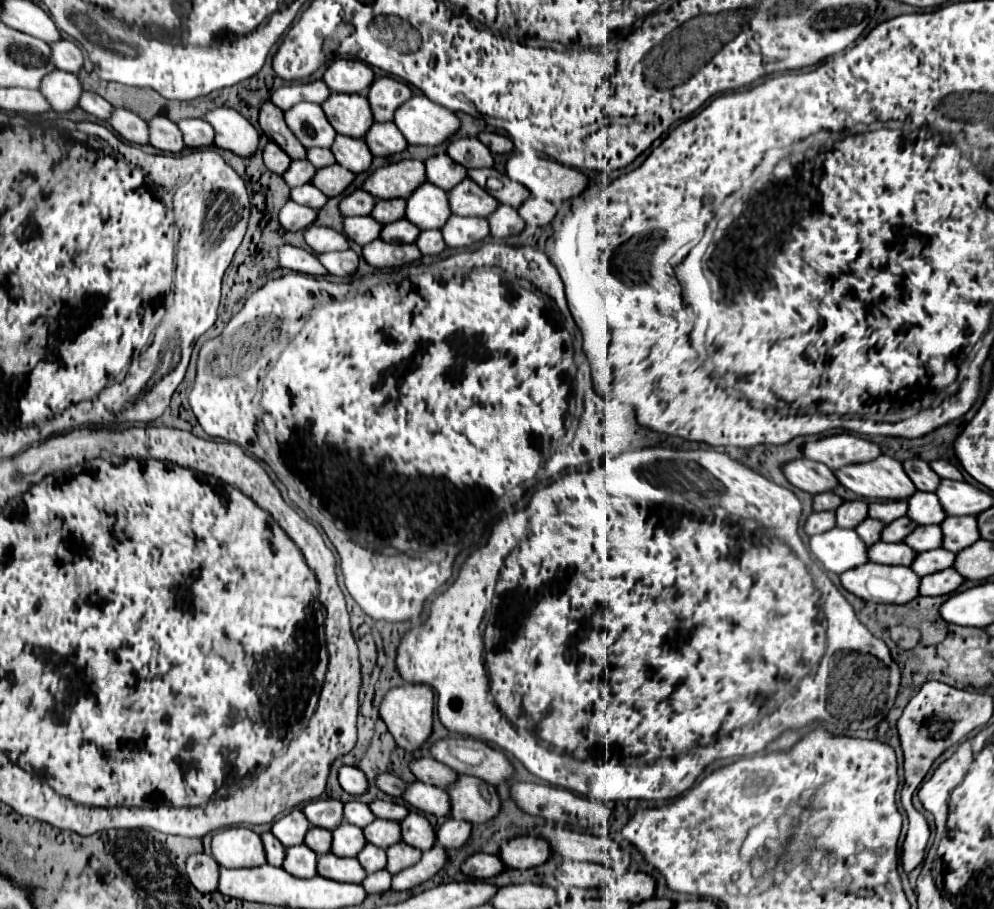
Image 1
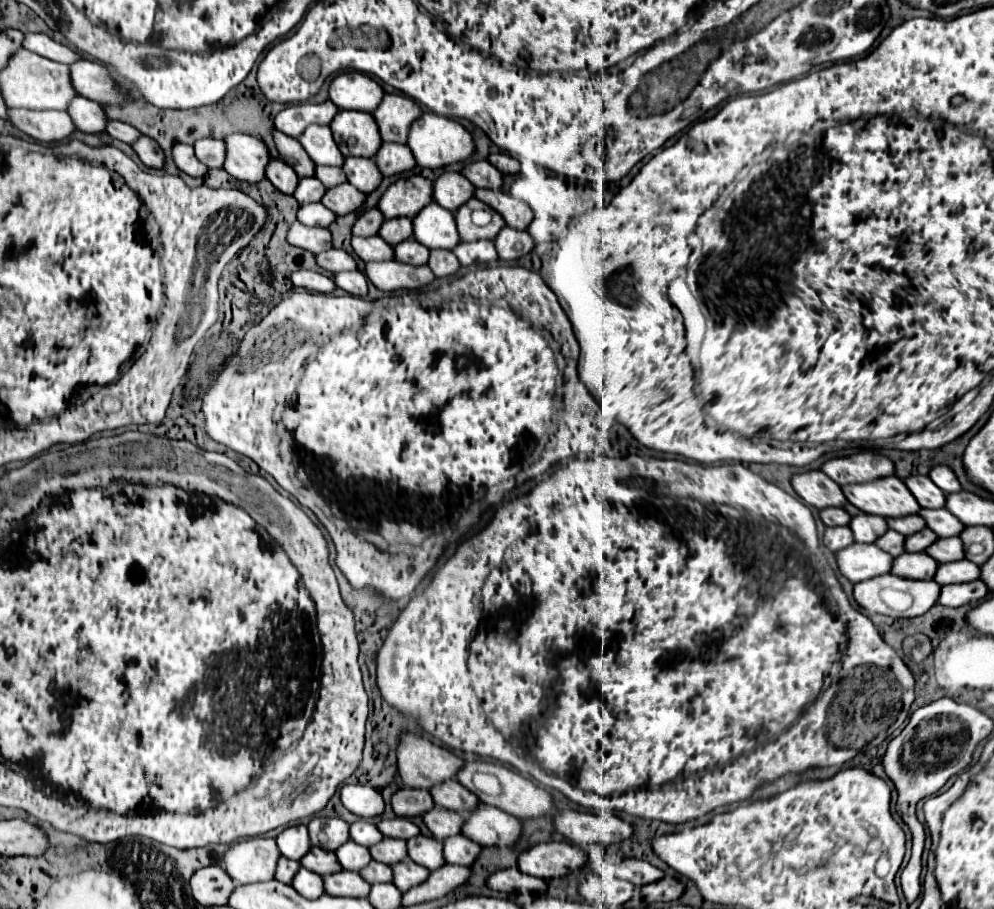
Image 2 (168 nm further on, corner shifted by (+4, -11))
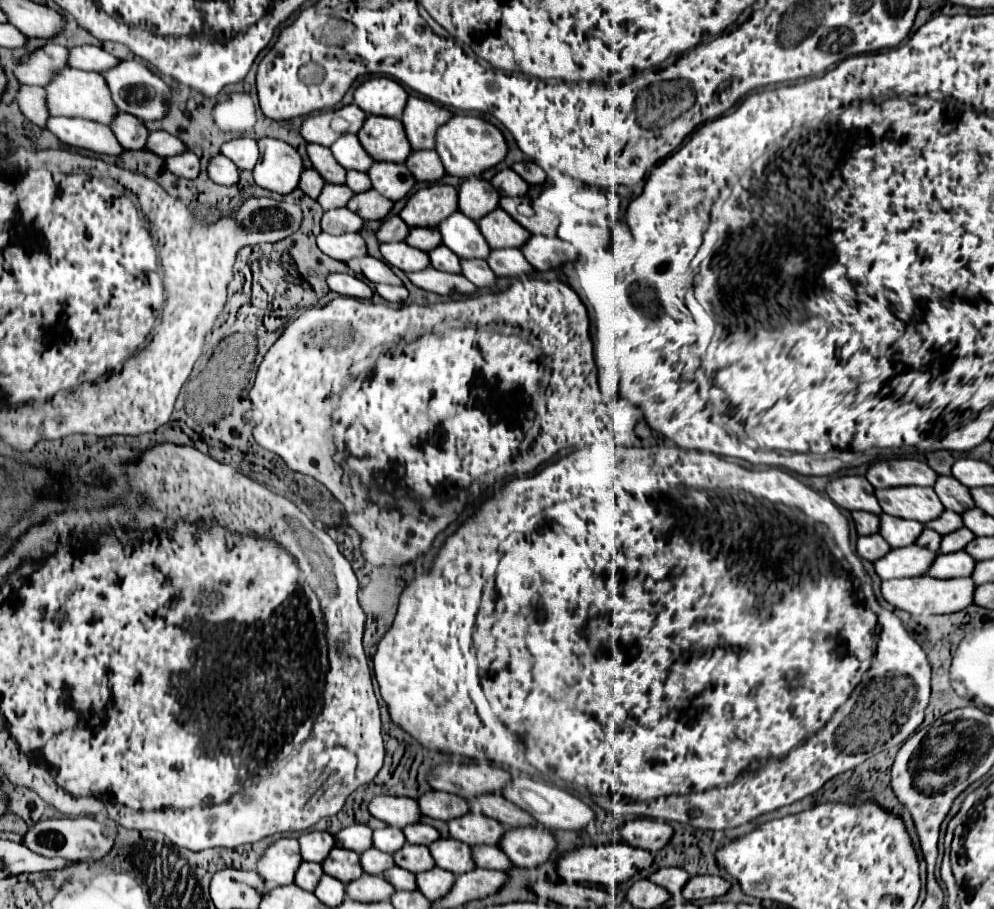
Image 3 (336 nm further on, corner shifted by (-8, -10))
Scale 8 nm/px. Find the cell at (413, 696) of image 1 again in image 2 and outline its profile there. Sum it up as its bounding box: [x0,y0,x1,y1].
[398,733,466,789]

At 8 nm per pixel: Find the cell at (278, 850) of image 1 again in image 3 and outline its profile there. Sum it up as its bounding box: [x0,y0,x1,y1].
[294,862,324,892]

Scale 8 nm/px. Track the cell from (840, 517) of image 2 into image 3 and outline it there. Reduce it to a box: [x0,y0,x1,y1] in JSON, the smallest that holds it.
[850,512,878,534]

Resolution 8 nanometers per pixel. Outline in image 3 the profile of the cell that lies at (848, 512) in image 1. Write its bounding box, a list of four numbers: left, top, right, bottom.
[878,514,924,548]

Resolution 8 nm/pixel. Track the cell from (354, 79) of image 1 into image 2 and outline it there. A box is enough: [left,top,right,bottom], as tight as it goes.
[330,71,384,111]

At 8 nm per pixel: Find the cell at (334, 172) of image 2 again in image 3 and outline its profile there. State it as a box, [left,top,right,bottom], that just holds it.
[346,170,372,194]

